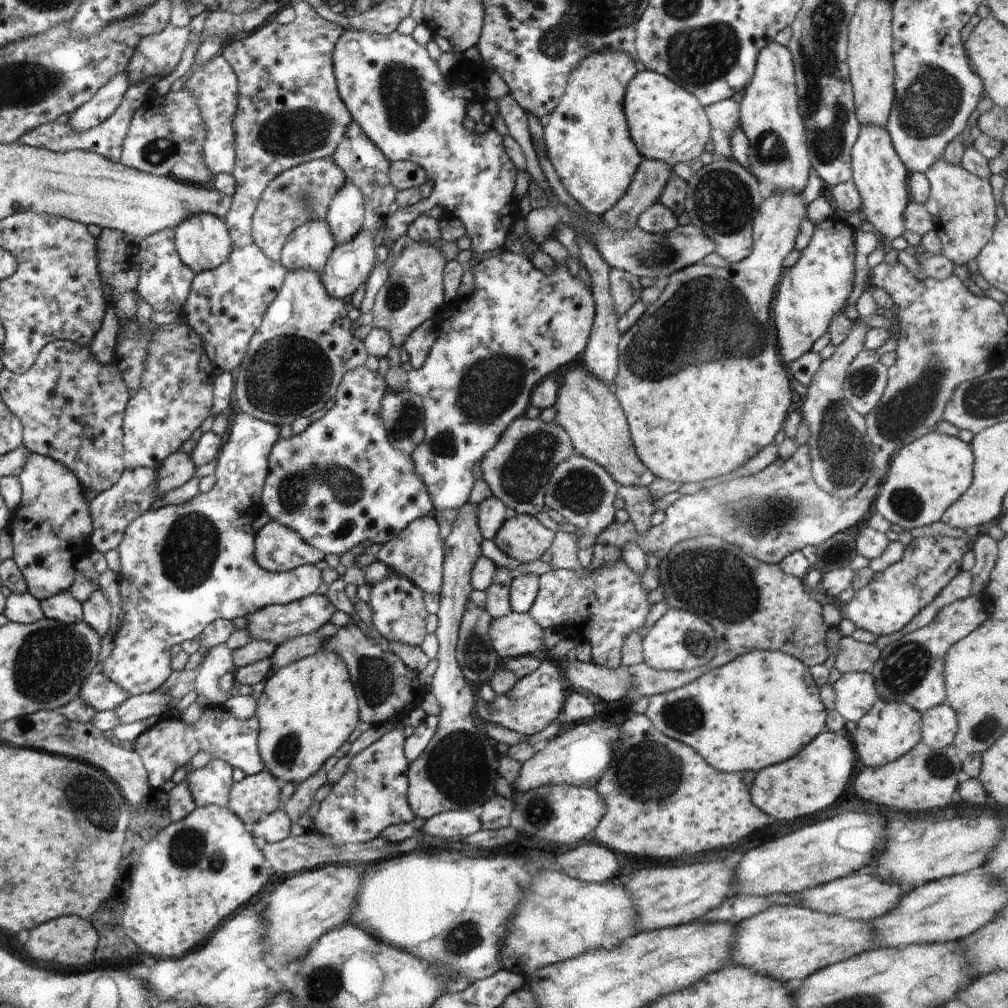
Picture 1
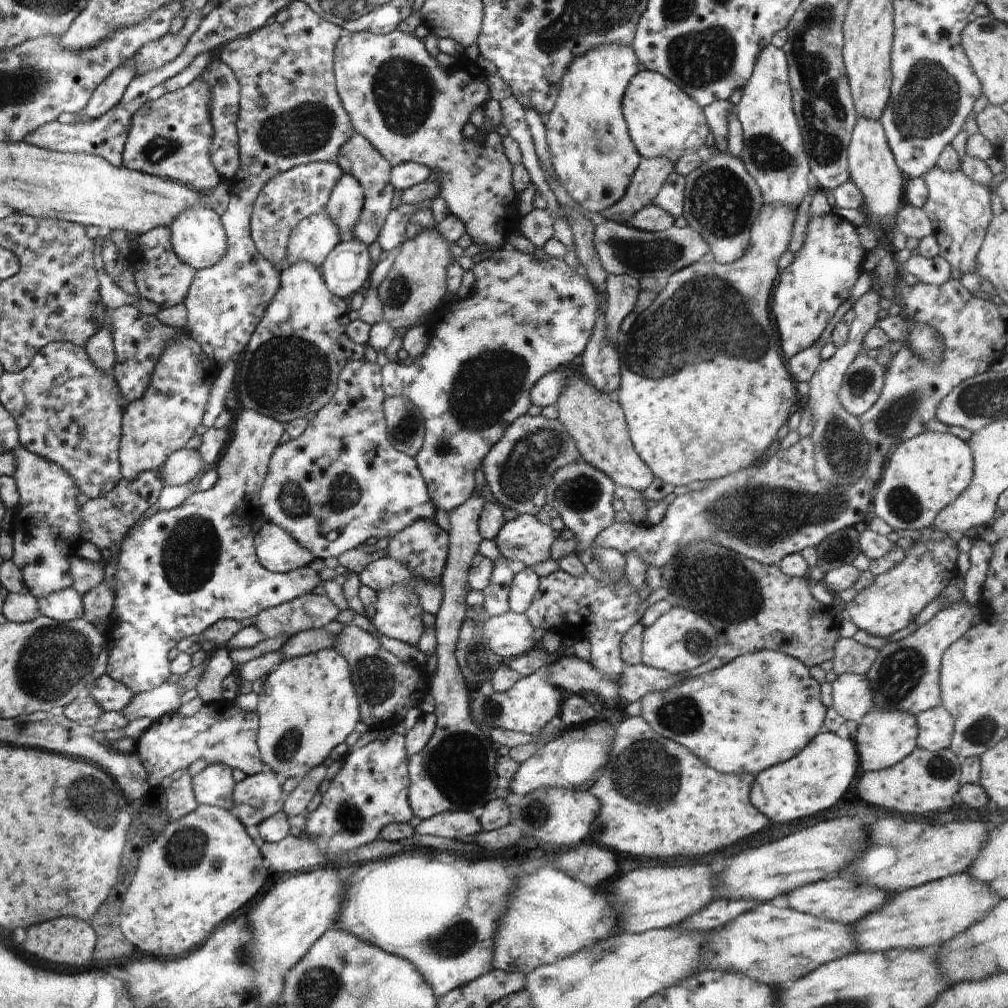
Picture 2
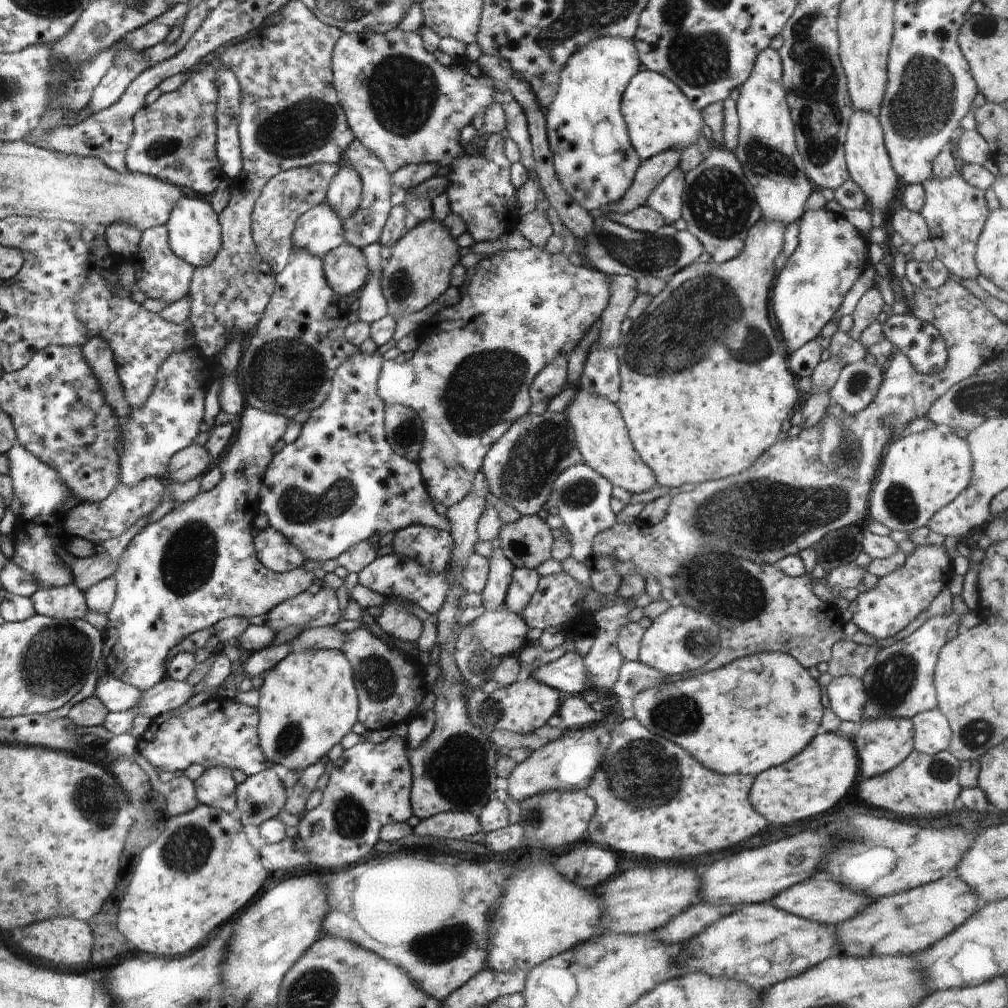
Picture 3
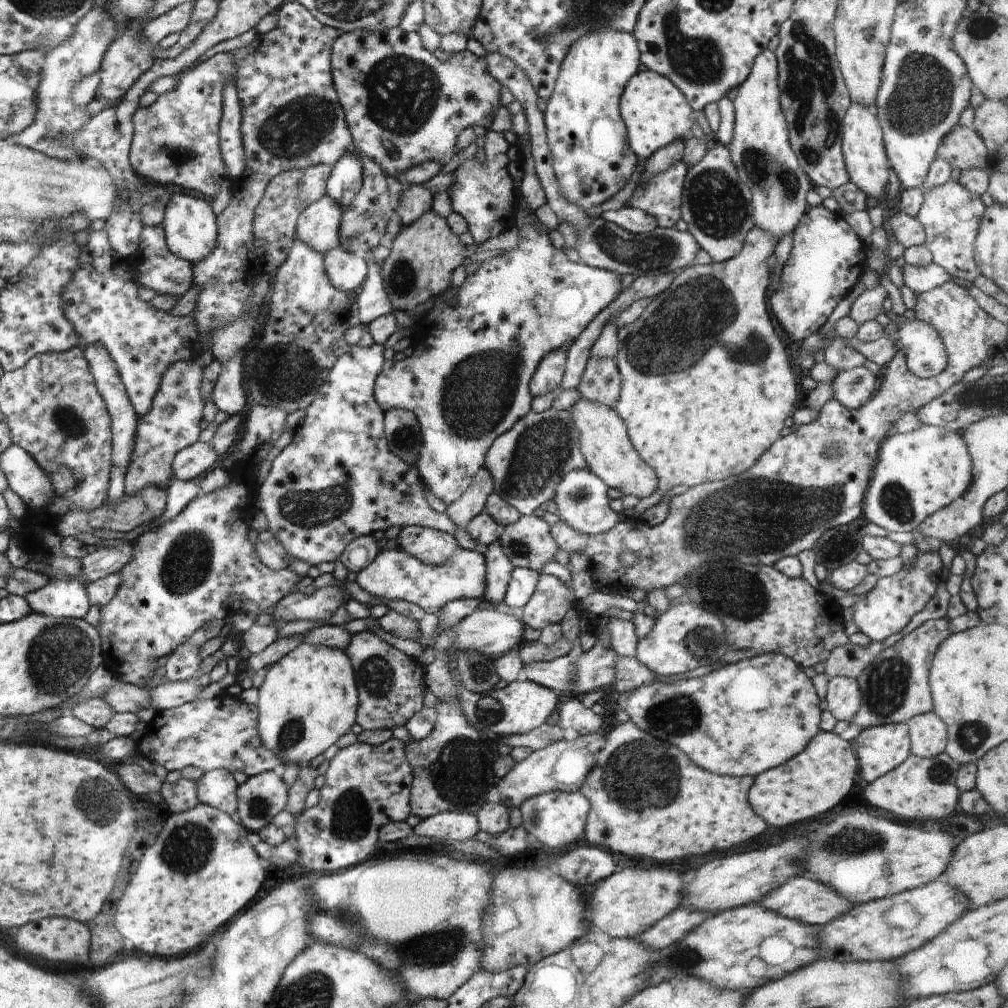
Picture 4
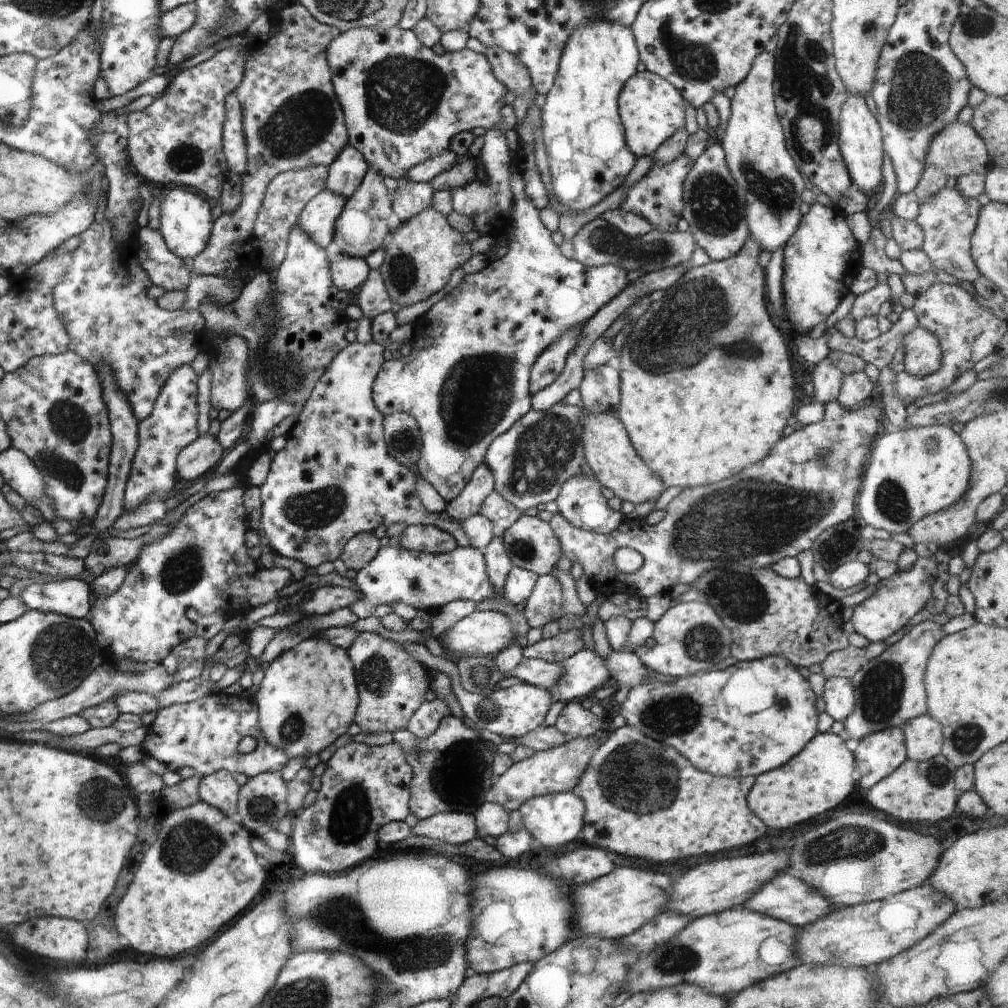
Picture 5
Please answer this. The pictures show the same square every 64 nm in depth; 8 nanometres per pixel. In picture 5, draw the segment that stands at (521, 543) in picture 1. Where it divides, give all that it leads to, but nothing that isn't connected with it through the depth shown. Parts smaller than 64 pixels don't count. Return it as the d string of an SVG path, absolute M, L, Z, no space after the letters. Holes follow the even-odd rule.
M522 515L505 530L502 540L512 564L538 576L548 575L563 556L550 523L539 517Z

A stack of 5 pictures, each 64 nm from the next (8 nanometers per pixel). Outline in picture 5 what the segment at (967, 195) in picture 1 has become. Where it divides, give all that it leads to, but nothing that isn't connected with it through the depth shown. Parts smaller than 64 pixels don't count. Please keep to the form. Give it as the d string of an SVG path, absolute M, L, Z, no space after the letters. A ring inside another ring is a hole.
M945 186L919 207L915 221L922 228L924 240L922 249L930 258L933 268L944 270L950 276L957 278L959 282L973 283L974 280L980 278L980 271L972 258L970 242L982 208L978 199L966 198L955 187Z

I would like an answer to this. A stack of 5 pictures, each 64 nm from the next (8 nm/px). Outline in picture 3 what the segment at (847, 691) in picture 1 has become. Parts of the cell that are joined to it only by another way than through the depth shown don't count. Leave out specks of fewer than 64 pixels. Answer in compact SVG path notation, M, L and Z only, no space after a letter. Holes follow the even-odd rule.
M833 677L826 690L830 699L830 708L840 720L852 720L858 724L865 717L866 690L861 678Z

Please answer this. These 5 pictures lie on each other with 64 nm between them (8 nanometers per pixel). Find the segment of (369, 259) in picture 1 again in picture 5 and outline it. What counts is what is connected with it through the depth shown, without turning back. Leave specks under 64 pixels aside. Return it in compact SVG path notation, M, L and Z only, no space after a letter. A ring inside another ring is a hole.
M334 242L326 252L330 261L330 278L338 290L350 293L366 280L370 268L364 258L342 254Z

